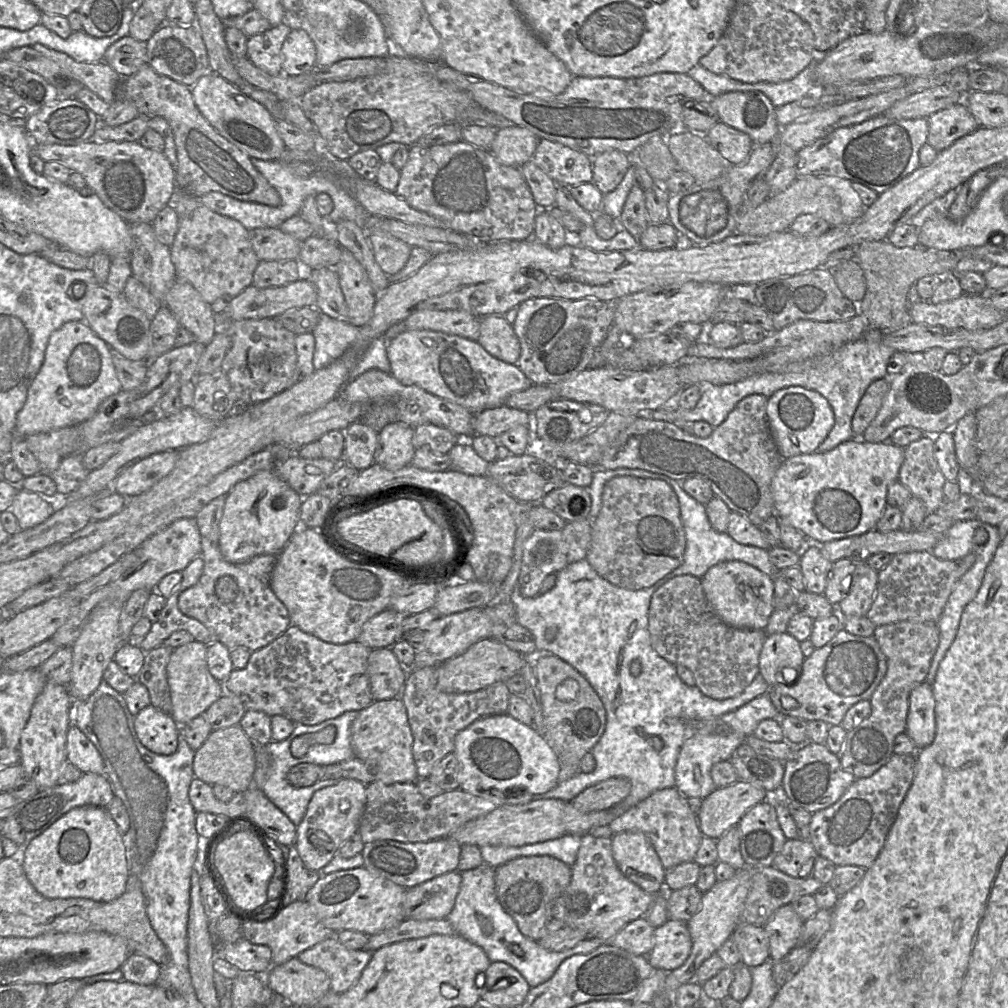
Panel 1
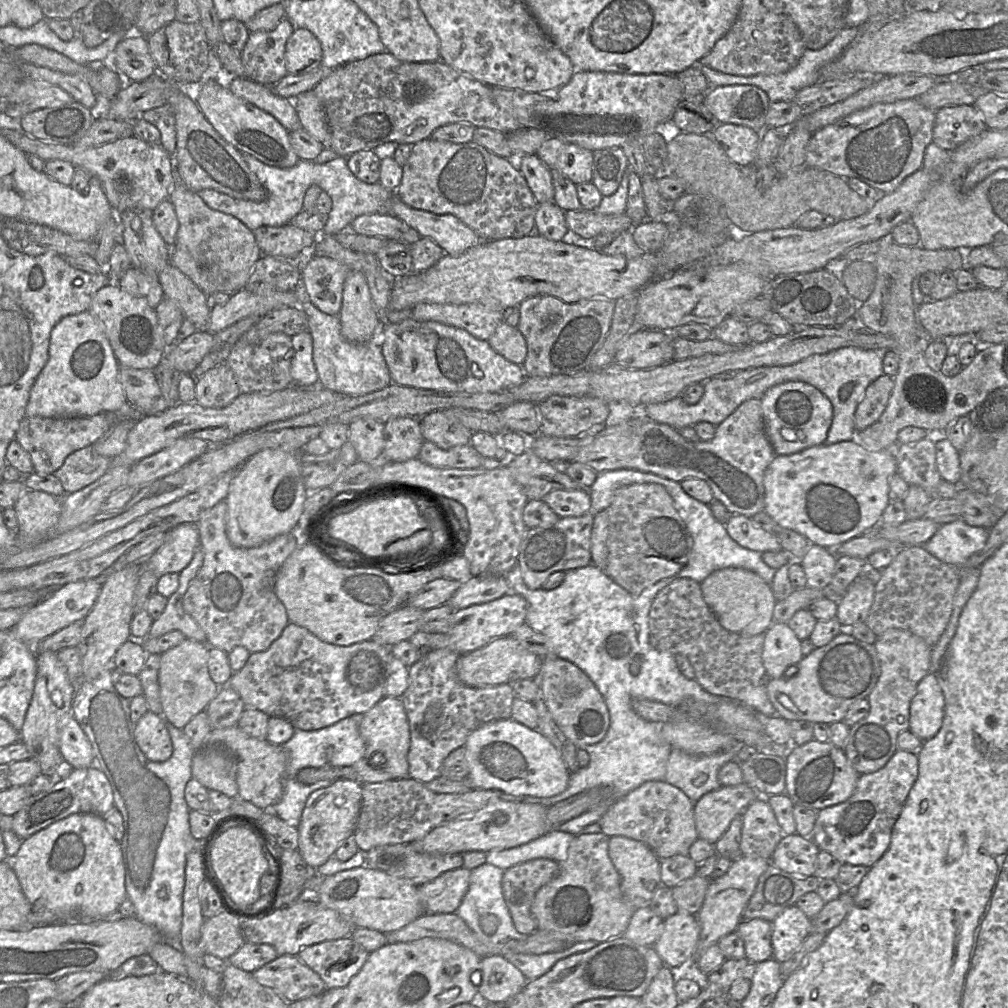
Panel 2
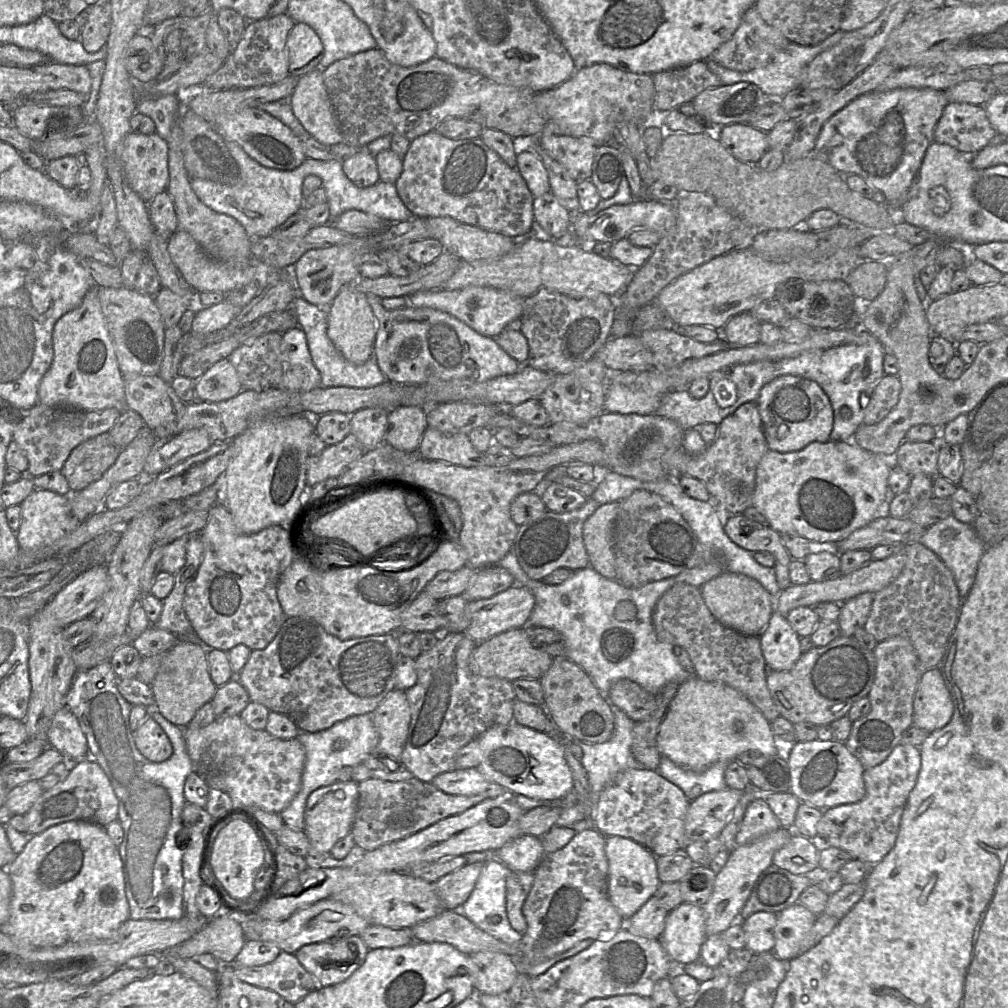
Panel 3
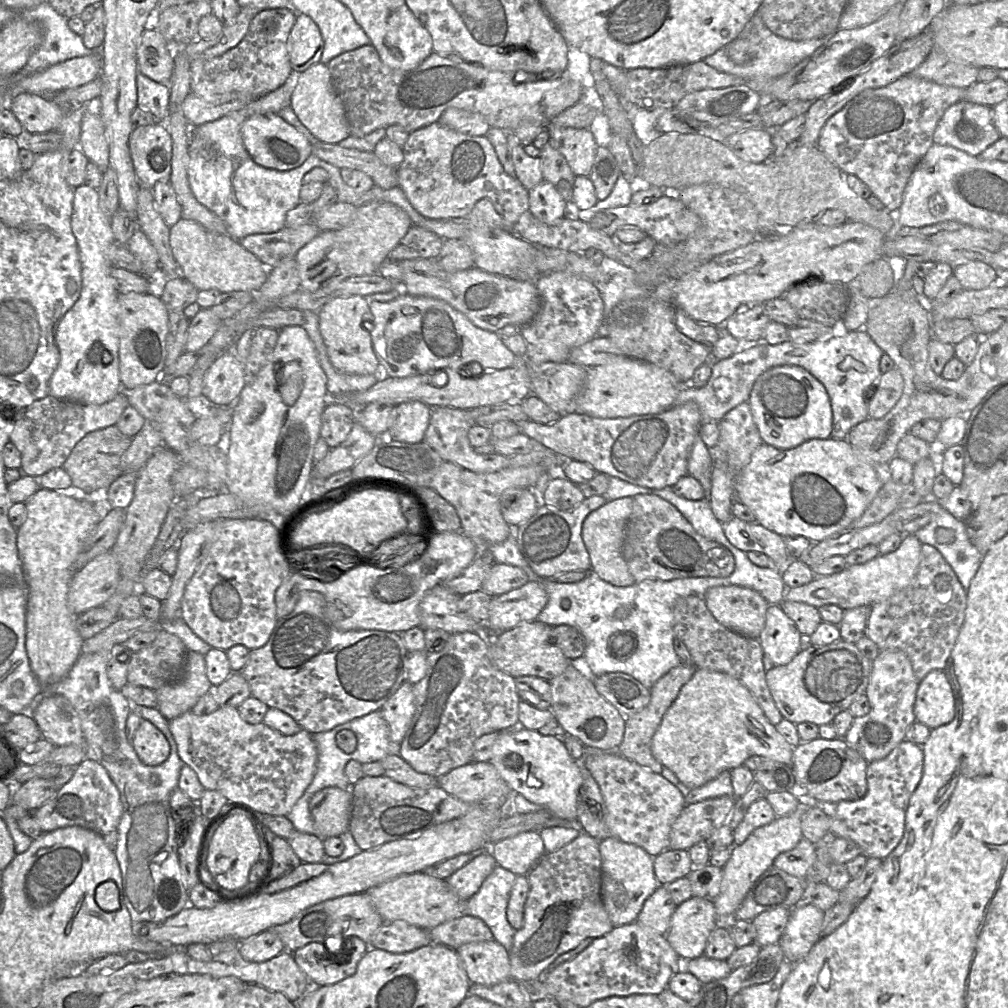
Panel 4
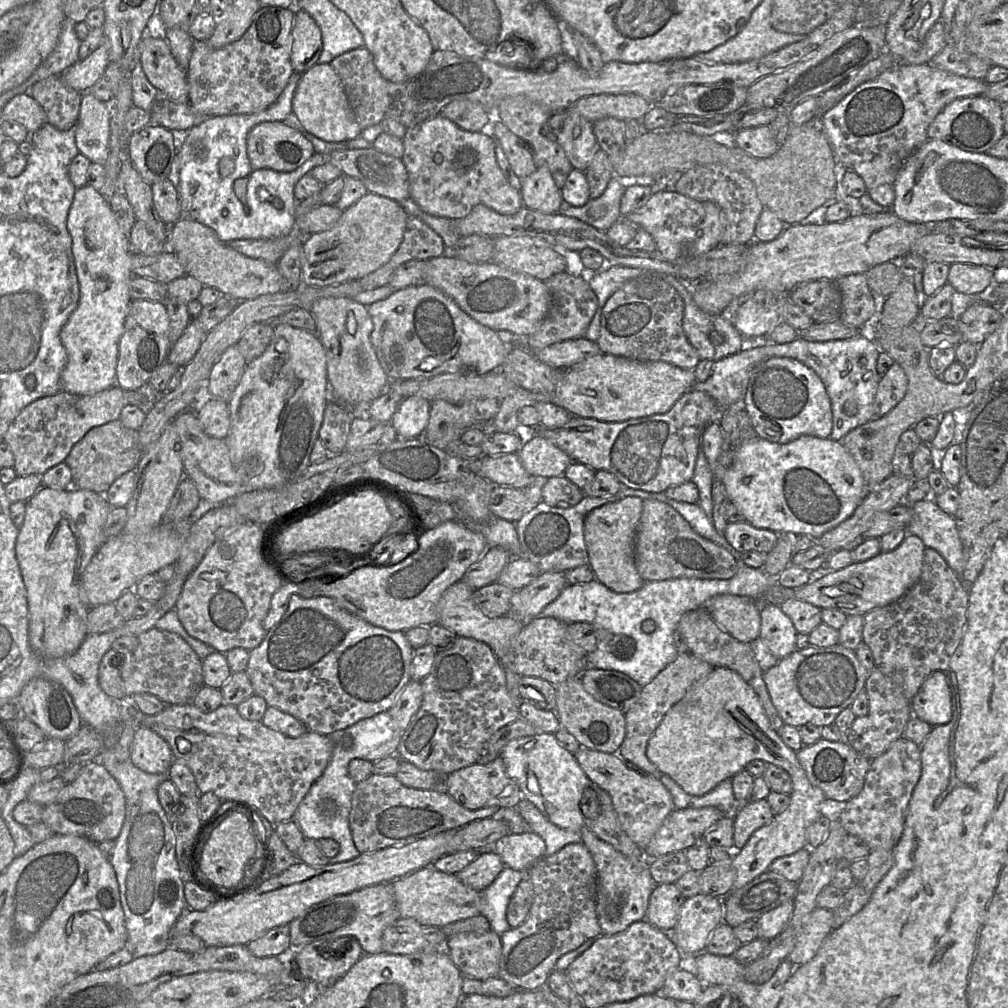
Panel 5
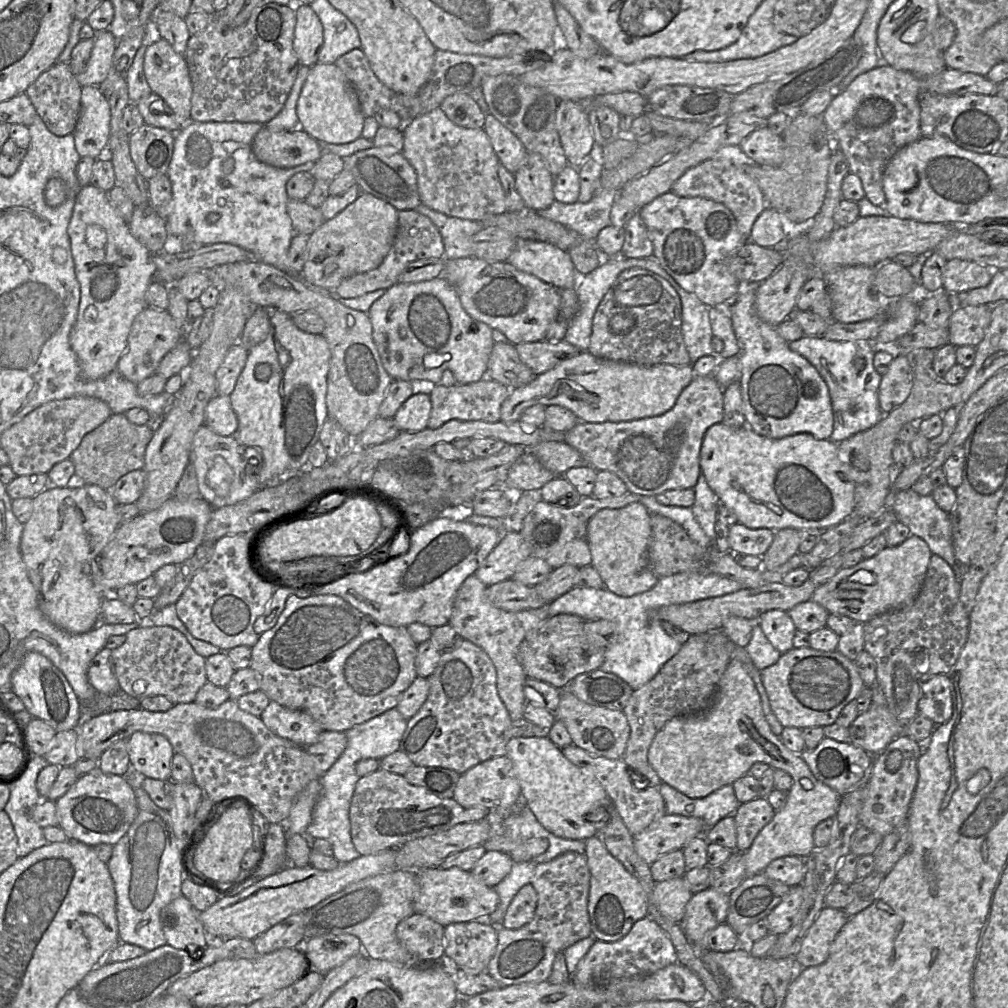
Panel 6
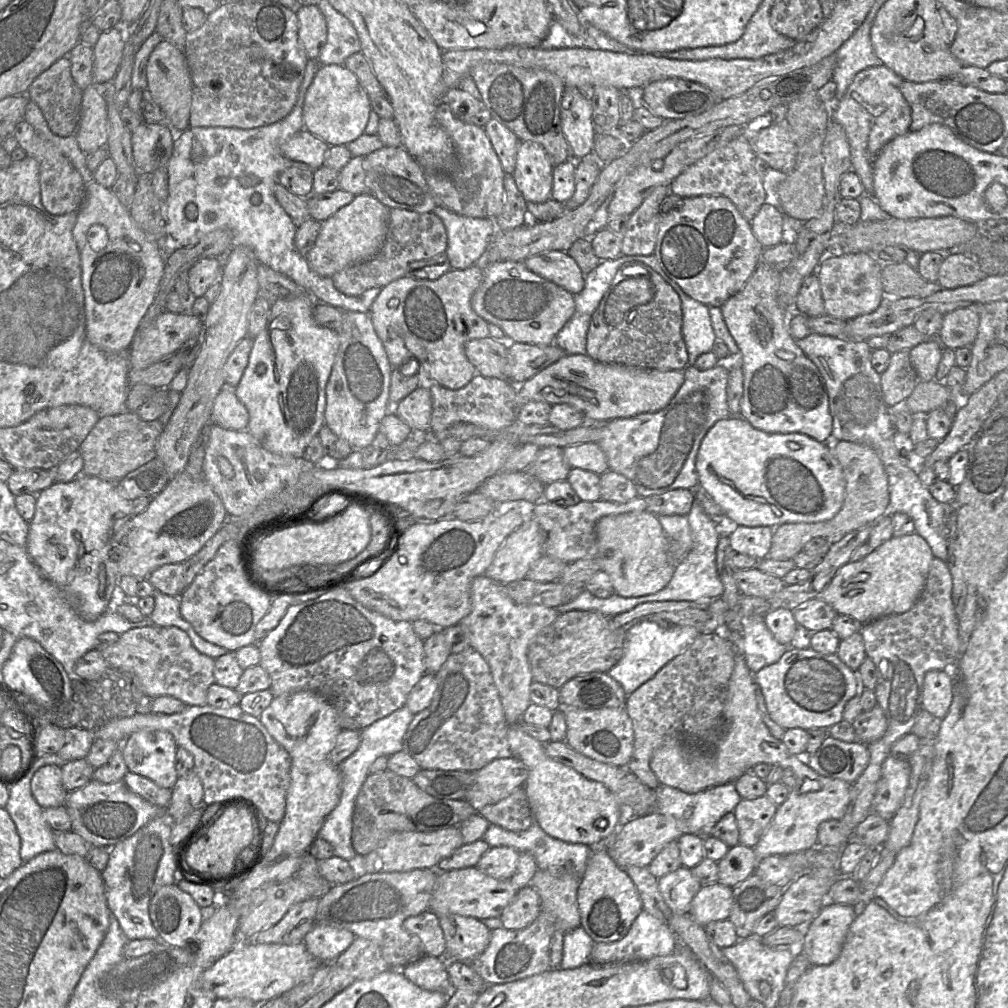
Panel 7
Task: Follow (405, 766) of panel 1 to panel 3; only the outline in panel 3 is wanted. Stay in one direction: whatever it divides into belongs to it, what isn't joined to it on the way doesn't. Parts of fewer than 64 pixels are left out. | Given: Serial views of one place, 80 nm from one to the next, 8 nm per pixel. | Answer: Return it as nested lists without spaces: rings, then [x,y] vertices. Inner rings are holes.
[[[394,689],[373,711],[379,742],[372,754],[382,754],[400,763],[411,720],[410,706],[404,690]]]

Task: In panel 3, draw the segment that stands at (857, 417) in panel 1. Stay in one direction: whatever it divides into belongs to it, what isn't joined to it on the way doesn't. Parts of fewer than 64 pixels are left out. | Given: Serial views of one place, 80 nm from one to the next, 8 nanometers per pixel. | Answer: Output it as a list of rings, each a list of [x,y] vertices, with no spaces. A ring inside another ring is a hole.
[[[884,375],[874,386],[869,401],[863,404],[863,424],[873,425],[883,420],[899,401],[901,382],[897,375]]]

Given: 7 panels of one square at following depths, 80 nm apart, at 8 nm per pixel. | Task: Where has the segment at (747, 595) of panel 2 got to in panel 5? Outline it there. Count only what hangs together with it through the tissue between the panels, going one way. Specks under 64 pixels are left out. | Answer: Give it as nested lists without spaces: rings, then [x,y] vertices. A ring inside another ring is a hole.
[[[723,594],[710,599],[705,608],[721,628],[740,642],[752,643],[759,637],[761,606],[757,600]]]

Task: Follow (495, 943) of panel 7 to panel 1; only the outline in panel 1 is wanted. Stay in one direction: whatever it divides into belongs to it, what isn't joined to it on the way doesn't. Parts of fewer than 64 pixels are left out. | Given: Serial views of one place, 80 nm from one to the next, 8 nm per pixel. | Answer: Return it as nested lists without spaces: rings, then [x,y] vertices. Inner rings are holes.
[[[590,834],[581,837],[576,861],[571,866],[571,881],[551,909],[551,919],[585,929],[589,938],[603,942],[611,941],[627,924],[642,917],[656,896],[622,874],[613,859],[611,841],[611,838]]]

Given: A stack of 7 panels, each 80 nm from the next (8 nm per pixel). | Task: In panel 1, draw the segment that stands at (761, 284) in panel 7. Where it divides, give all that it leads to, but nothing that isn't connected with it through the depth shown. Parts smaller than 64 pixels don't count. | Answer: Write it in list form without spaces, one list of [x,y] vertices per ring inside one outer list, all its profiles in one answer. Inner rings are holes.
[[[790,386],[776,391],[767,401],[766,414],[777,448],[784,459],[817,450],[834,426],[829,401],[815,390]]]

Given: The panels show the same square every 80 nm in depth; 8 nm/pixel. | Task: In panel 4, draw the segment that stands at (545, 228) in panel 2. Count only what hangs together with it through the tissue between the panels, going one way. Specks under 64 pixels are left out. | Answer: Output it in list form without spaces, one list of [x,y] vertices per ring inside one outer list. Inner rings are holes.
[[[546,180],[529,190],[529,211],[547,225],[566,217],[566,207],[555,186]]]

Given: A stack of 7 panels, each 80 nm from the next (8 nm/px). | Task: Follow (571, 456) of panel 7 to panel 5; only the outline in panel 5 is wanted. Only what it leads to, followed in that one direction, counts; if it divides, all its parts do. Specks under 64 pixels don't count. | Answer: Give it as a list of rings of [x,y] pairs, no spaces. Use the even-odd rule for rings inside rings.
[[[537,428],[529,430],[530,436],[525,438],[517,452],[525,470],[533,477],[549,479],[562,476],[573,462],[571,458],[556,445],[536,434]]]

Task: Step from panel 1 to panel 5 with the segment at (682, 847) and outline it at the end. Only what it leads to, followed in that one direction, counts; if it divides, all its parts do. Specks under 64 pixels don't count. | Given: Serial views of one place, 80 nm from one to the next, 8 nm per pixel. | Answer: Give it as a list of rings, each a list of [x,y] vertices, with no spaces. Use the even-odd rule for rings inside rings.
[[[580,747],[574,757],[586,776],[610,795],[621,827],[643,851],[665,818],[675,810],[669,790],[660,779],[629,764],[619,754]]]

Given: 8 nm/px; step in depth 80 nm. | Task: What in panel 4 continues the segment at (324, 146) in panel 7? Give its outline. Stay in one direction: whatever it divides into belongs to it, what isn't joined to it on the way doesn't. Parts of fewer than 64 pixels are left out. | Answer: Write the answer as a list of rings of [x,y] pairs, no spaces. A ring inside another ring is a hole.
[[[275,113],[254,114],[240,129],[248,155],[259,166],[277,171],[296,169],[312,155],[312,145],[306,137]]]

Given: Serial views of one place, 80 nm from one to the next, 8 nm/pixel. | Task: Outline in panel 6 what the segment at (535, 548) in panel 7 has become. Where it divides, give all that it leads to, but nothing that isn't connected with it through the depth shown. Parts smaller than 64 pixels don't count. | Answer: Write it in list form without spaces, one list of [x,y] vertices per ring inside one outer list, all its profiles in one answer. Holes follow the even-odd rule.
[[[520,531],[503,532],[502,539],[474,575],[486,586],[510,580],[517,566],[530,556],[530,546]]]

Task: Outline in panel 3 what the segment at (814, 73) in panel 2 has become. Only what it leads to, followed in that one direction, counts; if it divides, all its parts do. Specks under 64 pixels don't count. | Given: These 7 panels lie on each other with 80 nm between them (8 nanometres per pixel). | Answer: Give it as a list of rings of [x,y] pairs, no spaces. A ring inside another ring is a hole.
[[[839,29],[824,41],[814,46],[804,46],[790,42],[787,47],[778,52],[767,65],[747,72],[731,70],[712,59],[707,59],[706,64],[709,70],[720,78],[722,84],[729,85],[738,82],[749,82],[758,86],[769,100],[779,100],[790,91],[800,87],[802,73],[808,64],[820,53],[836,45],[845,33],[846,32]]]

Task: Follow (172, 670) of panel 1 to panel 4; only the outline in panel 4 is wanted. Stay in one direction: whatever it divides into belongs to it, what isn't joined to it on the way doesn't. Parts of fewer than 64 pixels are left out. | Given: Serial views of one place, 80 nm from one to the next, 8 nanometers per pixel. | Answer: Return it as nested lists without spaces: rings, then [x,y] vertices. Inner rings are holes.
[[[188,651],[181,676],[177,680],[169,682],[155,691],[157,709],[170,721],[192,710],[198,700],[211,690],[213,690],[213,686],[207,678],[204,655],[195,651]]]

